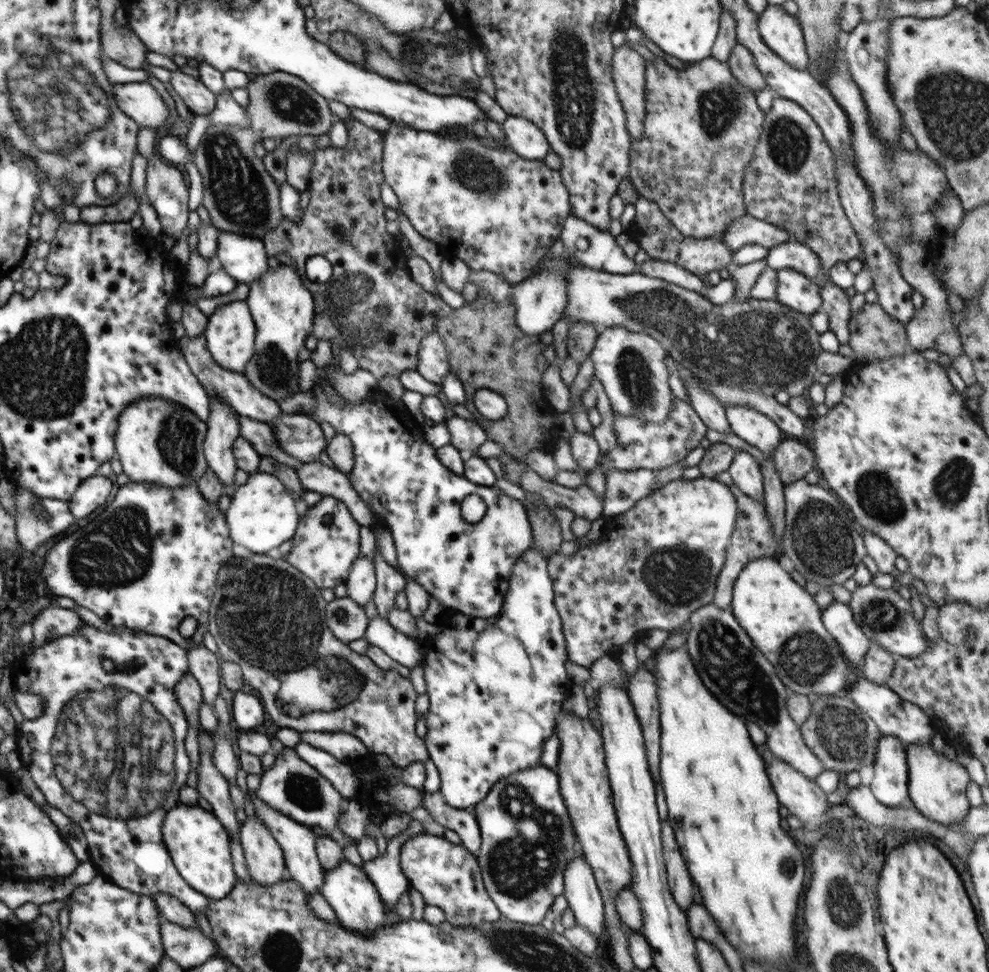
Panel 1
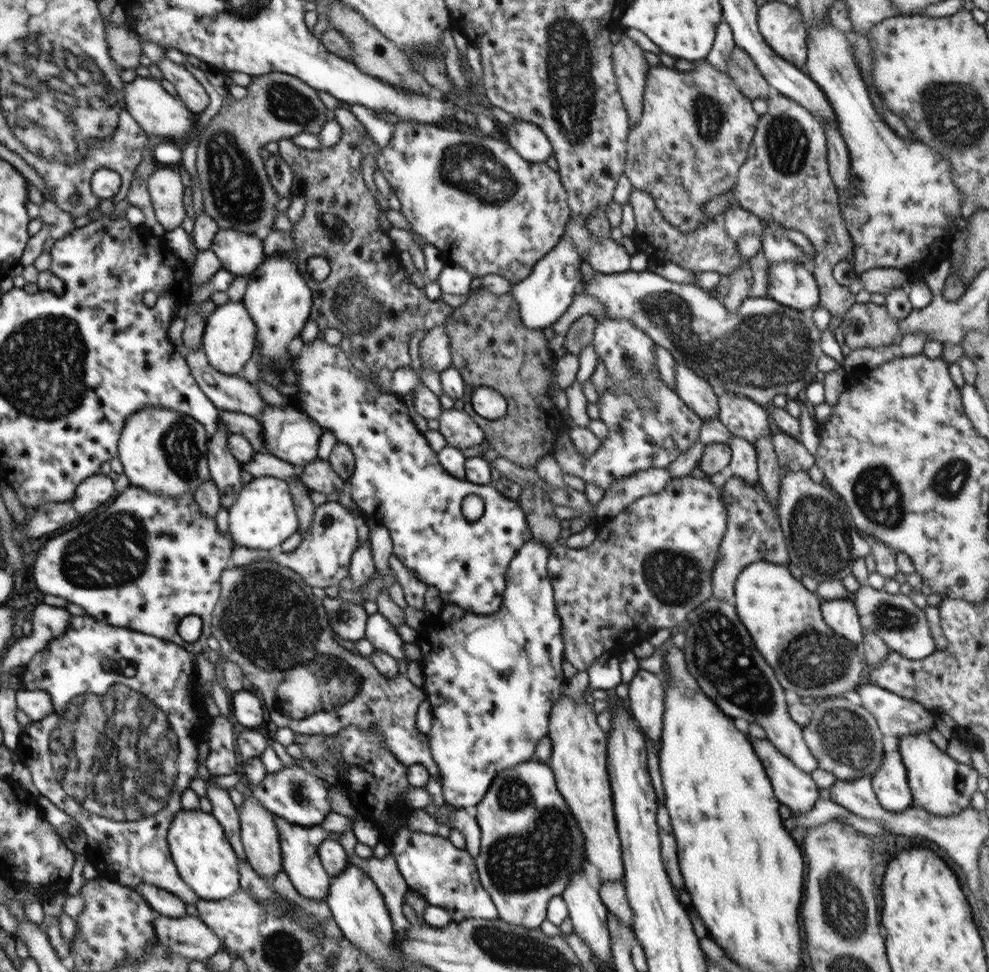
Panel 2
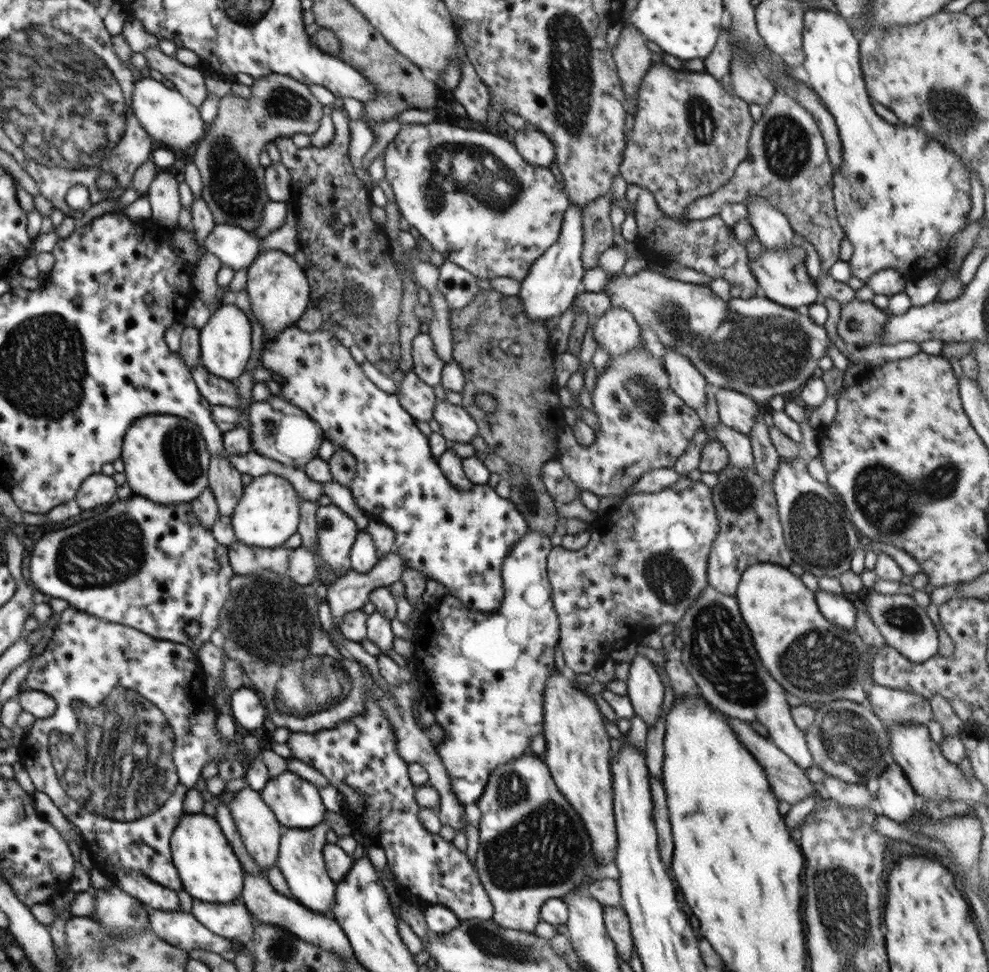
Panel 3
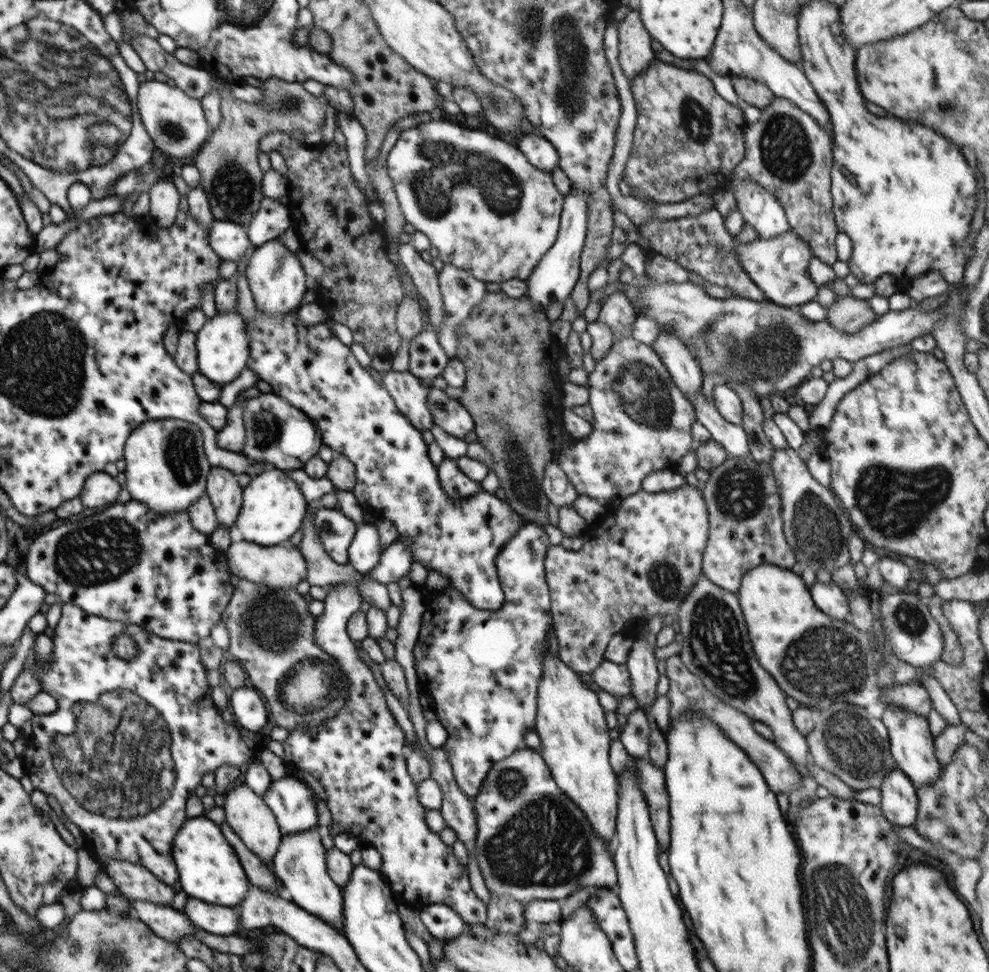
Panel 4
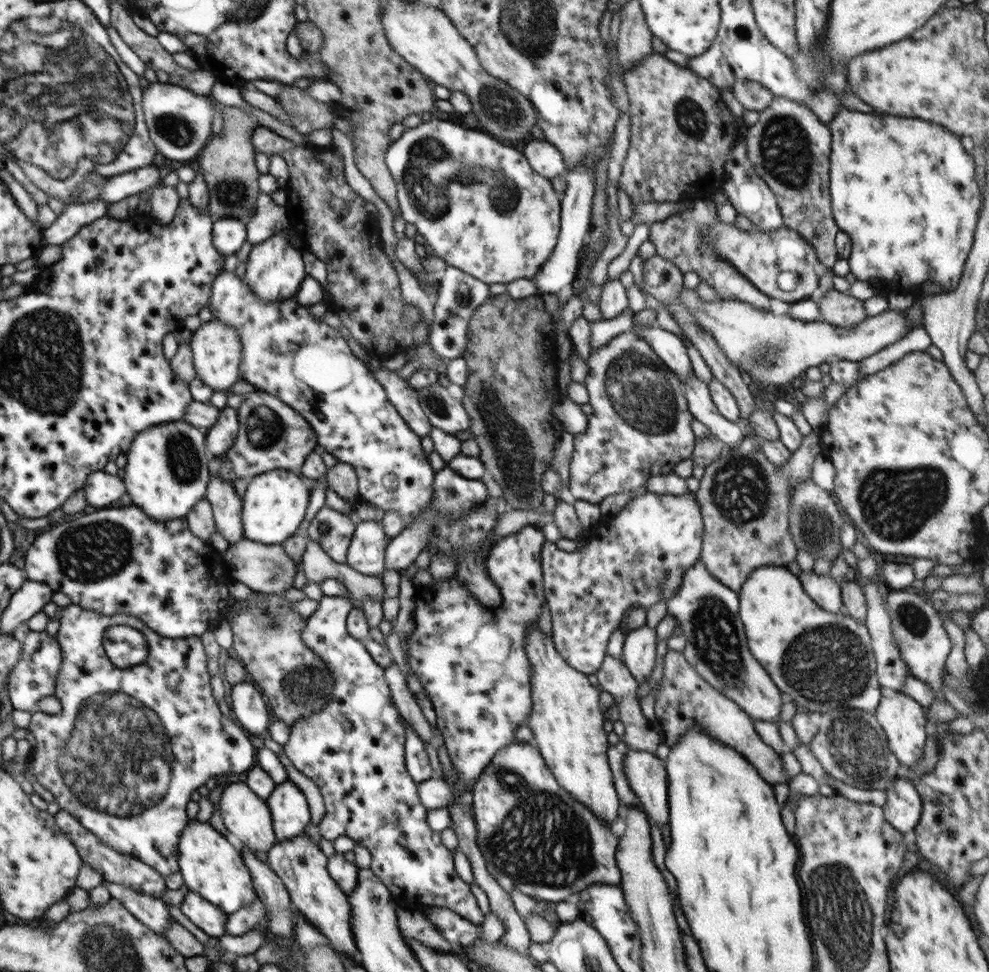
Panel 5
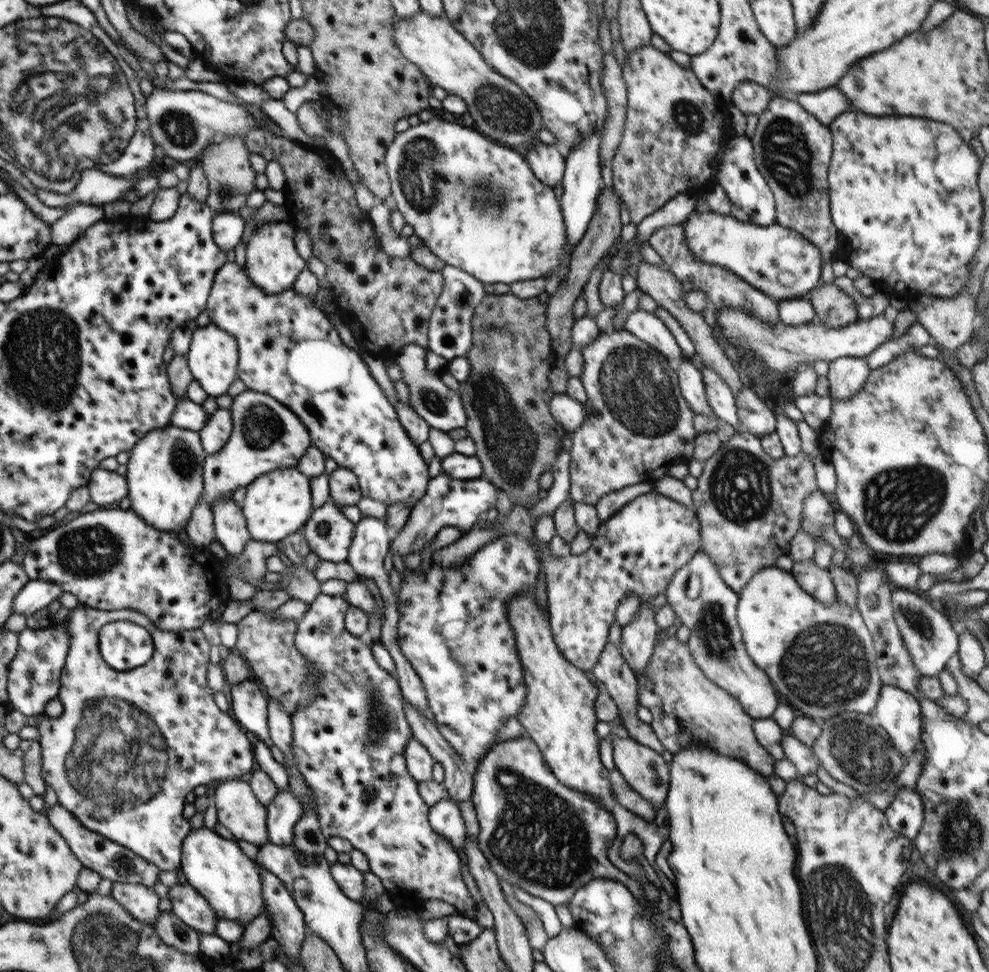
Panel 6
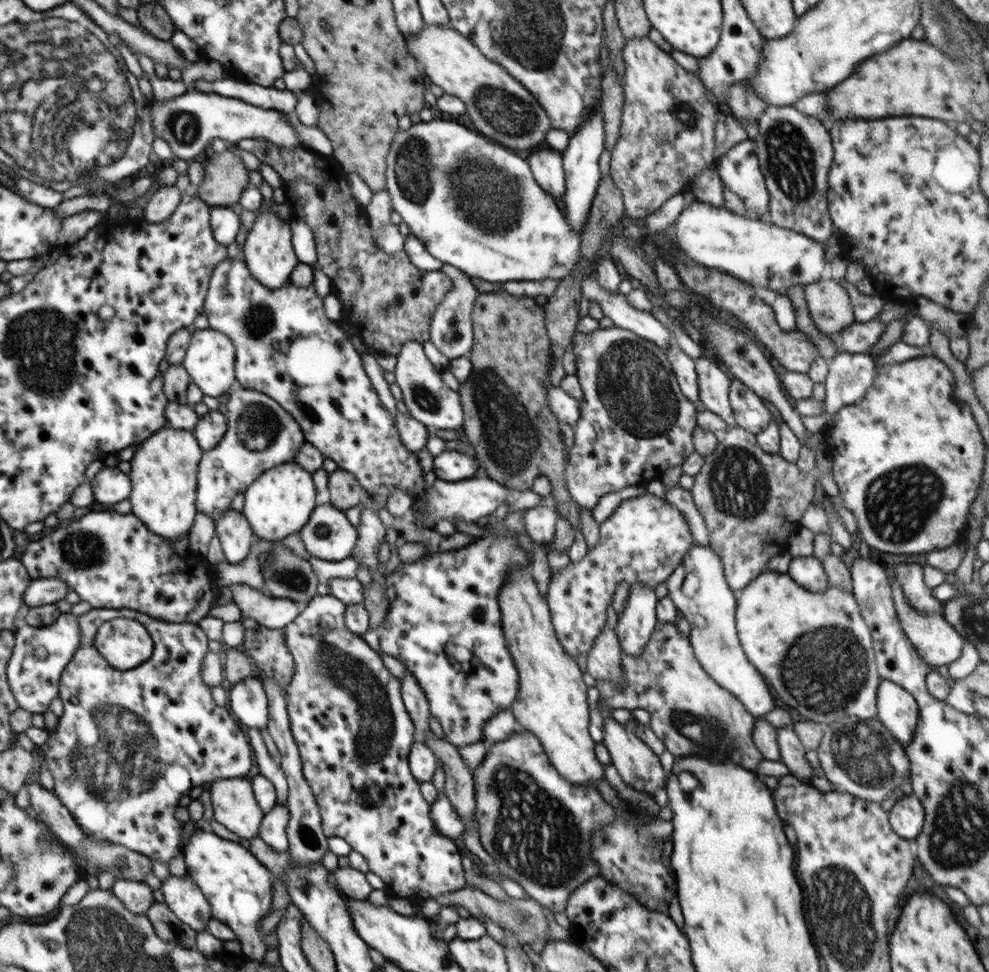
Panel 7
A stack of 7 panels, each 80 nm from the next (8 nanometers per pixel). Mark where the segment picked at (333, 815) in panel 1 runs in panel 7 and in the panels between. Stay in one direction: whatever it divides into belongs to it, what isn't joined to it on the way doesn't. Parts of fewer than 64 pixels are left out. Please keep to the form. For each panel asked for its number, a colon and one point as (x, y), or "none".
2: (292, 793)
3: (296, 803)
4: (293, 803)
5: (289, 811)
6: (285, 810)
7: (273, 832)

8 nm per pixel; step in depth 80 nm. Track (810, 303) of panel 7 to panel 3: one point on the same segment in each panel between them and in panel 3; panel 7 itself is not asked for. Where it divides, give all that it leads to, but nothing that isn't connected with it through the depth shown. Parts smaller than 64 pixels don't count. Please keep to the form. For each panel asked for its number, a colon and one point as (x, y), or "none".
3: (861, 322)
4: (848, 314)
5: (839, 309)
6: (833, 307)

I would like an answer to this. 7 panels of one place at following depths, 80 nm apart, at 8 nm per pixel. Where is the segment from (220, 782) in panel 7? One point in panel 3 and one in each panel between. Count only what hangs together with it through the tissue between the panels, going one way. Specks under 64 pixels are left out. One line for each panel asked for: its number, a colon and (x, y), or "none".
3: (260, 831)
4: (251, 818)
5: (246, 815)
6: (238, 809)

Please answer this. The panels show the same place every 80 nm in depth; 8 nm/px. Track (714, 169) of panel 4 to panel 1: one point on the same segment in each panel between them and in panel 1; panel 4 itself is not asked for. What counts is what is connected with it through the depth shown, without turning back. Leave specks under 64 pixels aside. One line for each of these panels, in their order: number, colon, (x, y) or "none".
1: (701, 126)
2: (696, 127)
3: (689, 136)

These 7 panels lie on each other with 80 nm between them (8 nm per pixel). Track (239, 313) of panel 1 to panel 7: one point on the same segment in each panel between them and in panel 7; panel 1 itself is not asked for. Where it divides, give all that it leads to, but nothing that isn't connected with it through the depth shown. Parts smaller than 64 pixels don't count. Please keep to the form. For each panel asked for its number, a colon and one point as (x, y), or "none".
2: (229, 341)
3: (225, 340)
4: (222, 347)
5: (217, 351)
6: (213, 356)
7: (210, 358)

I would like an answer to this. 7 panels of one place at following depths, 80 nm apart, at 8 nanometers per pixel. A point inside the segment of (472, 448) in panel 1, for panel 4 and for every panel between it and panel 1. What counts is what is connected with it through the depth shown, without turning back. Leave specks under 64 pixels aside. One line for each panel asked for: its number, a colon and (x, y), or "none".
2: (460, 430)
3: (456, 424)
4: (449, 414)

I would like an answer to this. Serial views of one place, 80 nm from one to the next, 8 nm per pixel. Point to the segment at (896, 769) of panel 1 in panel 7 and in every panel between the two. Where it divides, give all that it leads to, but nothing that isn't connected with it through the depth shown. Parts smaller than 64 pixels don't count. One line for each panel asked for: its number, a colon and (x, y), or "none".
2: (890, 784)
3: (897, 800)
4: (899, 803)
5: (903, 808)
6: (905, 814)
7: (907, 816)

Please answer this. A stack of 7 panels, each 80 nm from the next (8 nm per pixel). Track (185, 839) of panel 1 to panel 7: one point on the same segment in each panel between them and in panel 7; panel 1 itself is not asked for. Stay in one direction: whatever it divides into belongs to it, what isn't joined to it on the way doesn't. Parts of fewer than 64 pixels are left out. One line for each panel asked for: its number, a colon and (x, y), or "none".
2: (206, 861)
3: (209, 870)
4: (209, 870)
5: (211, 866)
6: (216, 867)
7: (237, 885)

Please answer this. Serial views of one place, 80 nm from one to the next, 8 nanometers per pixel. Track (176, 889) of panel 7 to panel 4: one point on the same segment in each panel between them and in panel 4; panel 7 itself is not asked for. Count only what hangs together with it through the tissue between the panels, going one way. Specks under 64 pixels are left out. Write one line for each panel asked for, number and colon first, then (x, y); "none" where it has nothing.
4: (219, 920)
5: (211, 919)
6: (189, 905)

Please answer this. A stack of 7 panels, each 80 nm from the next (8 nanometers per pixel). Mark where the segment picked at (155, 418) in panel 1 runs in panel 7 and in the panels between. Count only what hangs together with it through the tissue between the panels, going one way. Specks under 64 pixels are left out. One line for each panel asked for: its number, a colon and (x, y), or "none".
2: (163, 451)
3: (166, 459)
4: (166, 468)
5: (166, 473)
6: (164, 475)
7: (164, 467)

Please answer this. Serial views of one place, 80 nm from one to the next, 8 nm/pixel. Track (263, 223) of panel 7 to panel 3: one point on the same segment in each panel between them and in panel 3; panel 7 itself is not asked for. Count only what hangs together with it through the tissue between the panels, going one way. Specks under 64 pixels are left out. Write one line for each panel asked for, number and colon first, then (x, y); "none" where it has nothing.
3: (278, 290)
4: (276, 278)
5: (275, 269)
6: (272, 263)

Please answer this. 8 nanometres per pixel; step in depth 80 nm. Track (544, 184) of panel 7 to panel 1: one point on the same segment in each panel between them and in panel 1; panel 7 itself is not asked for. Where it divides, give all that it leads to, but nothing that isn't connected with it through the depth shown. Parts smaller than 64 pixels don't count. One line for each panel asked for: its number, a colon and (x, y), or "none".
1: (524, 138)
2: (526, 139)
3: (535, 148)
4: (542, 154)
5: (546, 159)
6: (547, 162)

